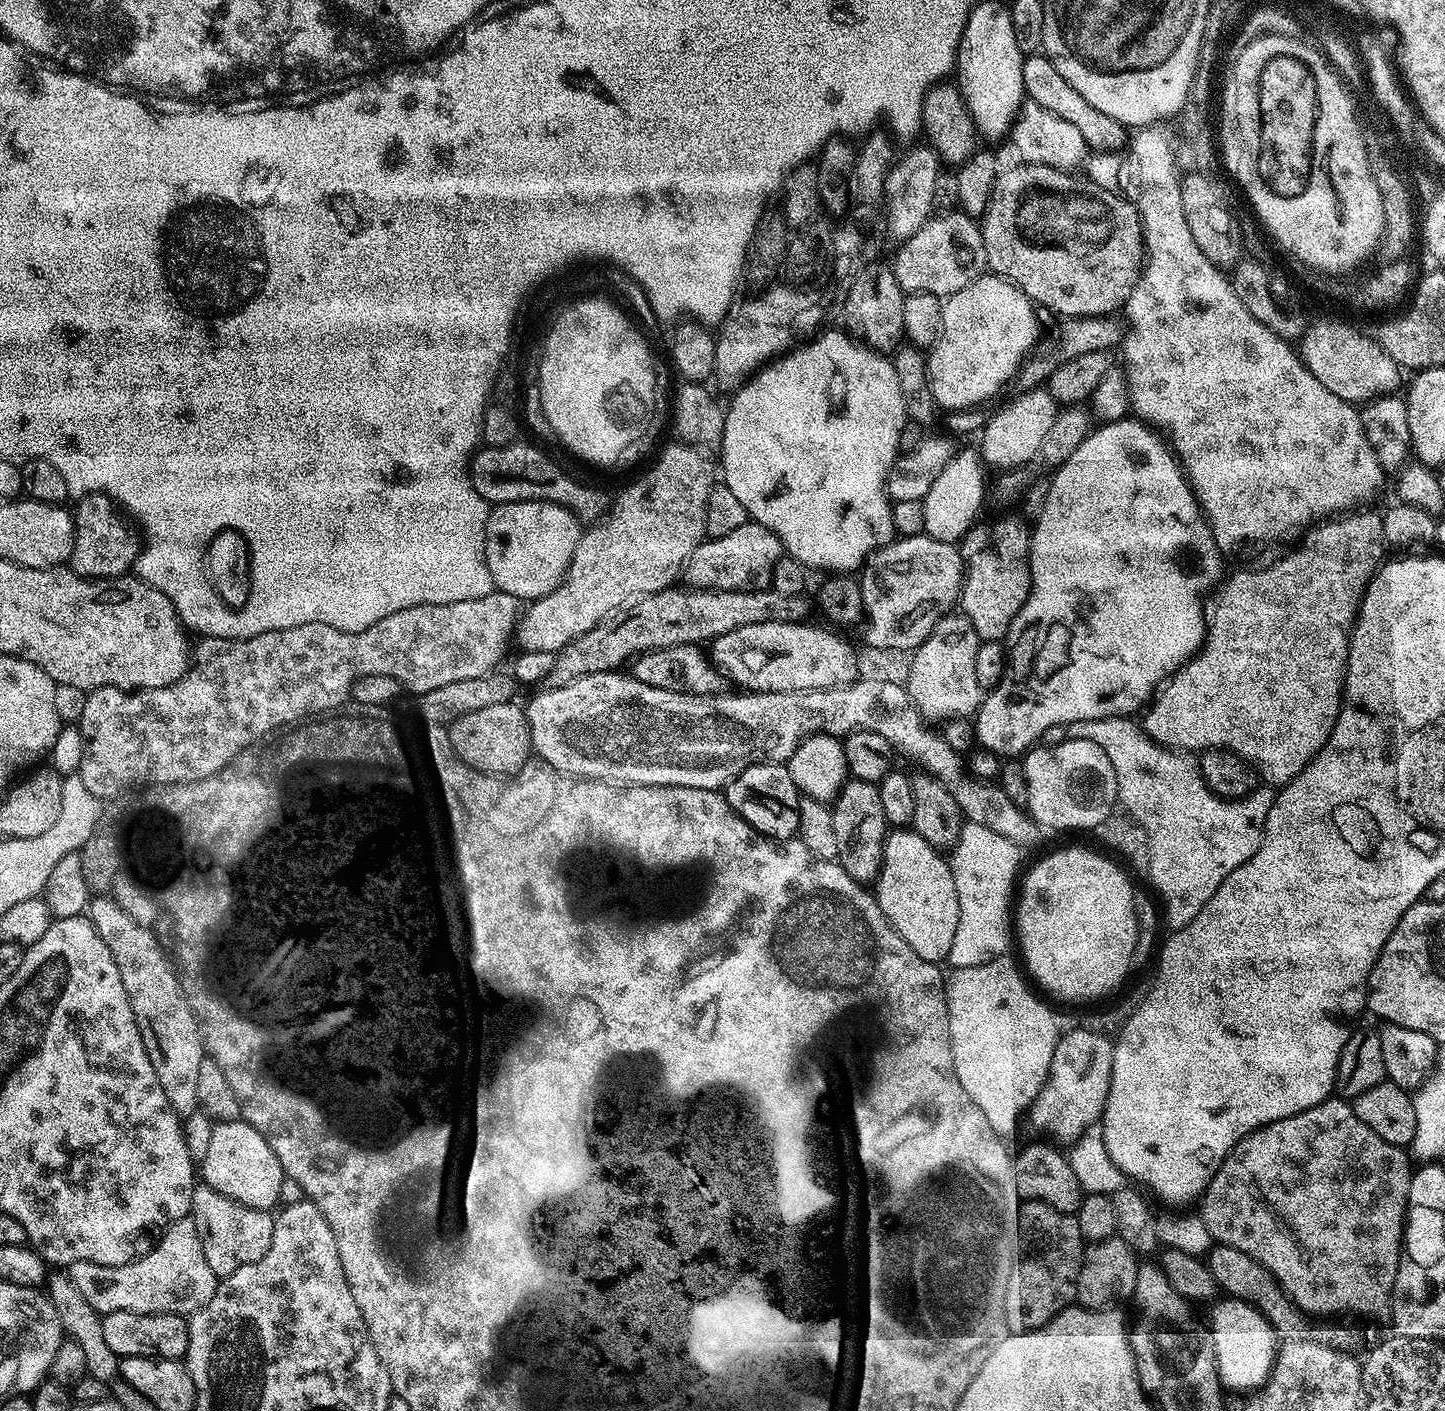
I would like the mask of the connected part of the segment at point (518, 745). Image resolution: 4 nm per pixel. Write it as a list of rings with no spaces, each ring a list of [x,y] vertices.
[[[516,702],[482,706],[480,710],[457,716],[451,725],[450,735],[452,747],[462,759],[489,774],[515,774],[529,763],[534,752],[527,711],[521,705],[519,708]]]

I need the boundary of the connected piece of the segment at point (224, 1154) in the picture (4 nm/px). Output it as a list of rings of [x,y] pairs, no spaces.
[[[242,1118],[213,1123],[210,1146],[207,1147],[204,1160],[199,1161],[198,1172],[204,1175],[201,1176],[203,1183],[209,1188],[251,1208],[275,1209],[281,1203],[286,1185],[278,1158],[266,1140]]]

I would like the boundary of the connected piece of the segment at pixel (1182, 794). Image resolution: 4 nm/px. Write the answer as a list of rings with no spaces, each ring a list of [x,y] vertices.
[[[1107,716],[1101,720],[1079,720],[1066,724],[1070,740],[1093,740],[1106,750],[1118,778],[1118,795],[1123,794],[1128,807],[1143,821],[1151,833],[1152,856],[1146,862],[1148,876],[1156,887],[1155,895],[1162,905],[1162,916],[1168,919],[1169,929],[1175,930],[1189,924],[1210,902],[1214,890],[1222,886],[1226,874],[1242,862],[1246,862],[1264,841],[1264,823],[1270,814],[1274,799],[1271,787],[1256,788],[1245,794],[1241,800],[1223,800],[1208,789],[1209,781],[1204,772],[1196,771],[1195,755],[1191,751],[1171,747],[1148,735],[1135,719],[1127,716]]]

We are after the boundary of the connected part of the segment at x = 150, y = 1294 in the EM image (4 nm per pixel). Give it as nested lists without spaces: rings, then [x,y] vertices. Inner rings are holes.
[[[177,1222],[163,1229],[160,1241],[148,1253],[137,1255],[135,1260],[122,1266],[106,1266],[102,1269],[105,1276],[104,1292],[108,1297],[104,1300],[103,1311],[133,1312],[134,1314],[166,1314],[178,1312],[191,1314],[197,1312],[210,1298],[214,1298],[218,1277],[206,1263],[206,1254],[202,1254],[202,1242],[198,1238],[198,1230],[190,1222]]]

